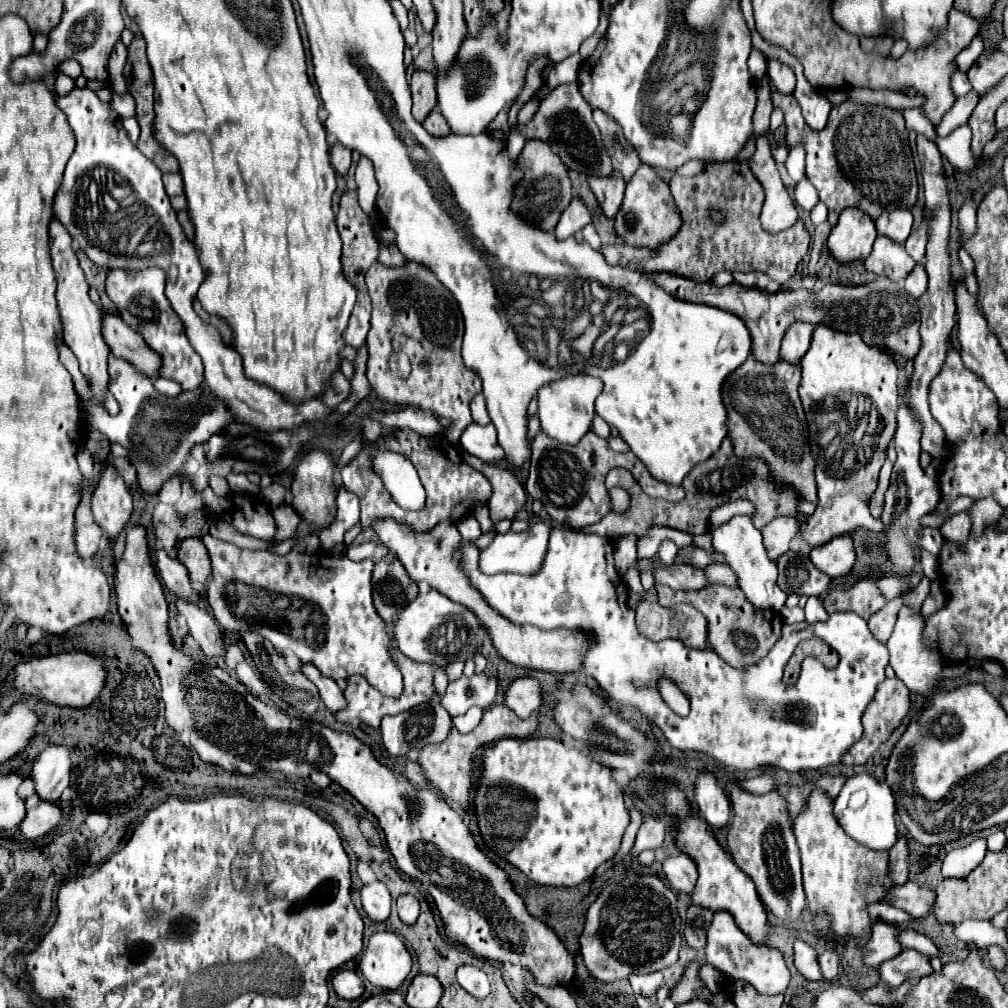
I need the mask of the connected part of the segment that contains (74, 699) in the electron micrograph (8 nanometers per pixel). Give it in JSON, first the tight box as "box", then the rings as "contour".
{"box":[13,651,107,709],"contour":[[[69,651],[61,655],[33,657],[27,663],[19,663],[15,667],[15,673],[17,679],[13,685],[21,695],[39,697],[57,705],[67,705],[77,709],[89,707],[103,691],[107,679],[107,669],[103,665],[103,659],[87,651]]]}

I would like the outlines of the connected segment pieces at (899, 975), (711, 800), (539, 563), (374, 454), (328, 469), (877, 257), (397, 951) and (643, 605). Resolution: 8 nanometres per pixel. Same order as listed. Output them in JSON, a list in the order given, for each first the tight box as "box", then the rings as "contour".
[{"box":[877,949,931,991],"contour":[[[903,949],[899,955],[883,961],[877,967],[881,979],[895,991],[909,979],[921,979],[925,975],[931,975],[931,963],[929,957],[913,951],[913,949]]]},{"box":[695,773,731,829],"contour":[[[711,773],[699,775],[695,783],[695,801],[699,807],[701,817],[715,829],[721,829],[729,823],[731,815],[731,803],[723,789],[715,783],[715,777]]]},{"box":[479,521,551,575],"contour":[[[543,521],[531,525],[523,533],[513,533],[513,531],[507,531],[505,535],[497,533],[493,543],[481,551],[479,567],[487,575],[505,573],[505,571],[521,573],[521,575],[535,575],[535,571],[539,571],[539,567],[543,567],[543,555],[547,555],[549,535],[551,535],[551,523],[543,523]]]},{"box":[371,447,425,511],"contour":[[[371,447],[371,469],[383,481],[393,501],[405,511],[421,511],[425,507],[425,487],[415,471],[415,465],[395,451]]]},{"box":[293,449,337,531],"contour":[[[311,449],[295,467],[293,483],[293,509],[299,513],[303,521],[313,525],[317,531],[329,527],[335,521],[335,497],[337,497],[337,483],[335,483],[335,467],[331,463],[331,455],[325,449]]]},{"box":[865,235,915,281],"contour":[[[879,235],[875,239],[871,255],[865,259],[865,269],[875,275],[889,277],[891,281],[901,281],[915,267],[915,261],[909,257],[903,245]]]},{"box":[359,933,411,991],"contour":[[[373,933],[359,961],[363,977],[387,991],[395,991],[403,985],[411,965],[411,953],[397,933]]]},{"box":[637,599,709,649],"contour":[[[645,599],[637,605],[637,629],[651,641],[679,639],[691,649],[709,649],[707,619],[691,605],[665,609],[657,601]]]}]

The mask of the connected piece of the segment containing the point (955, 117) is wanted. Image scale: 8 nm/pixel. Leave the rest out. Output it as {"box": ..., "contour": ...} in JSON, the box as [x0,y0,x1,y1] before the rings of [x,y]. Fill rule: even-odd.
{"box":[937,93,979,137],"contour":[[[969,93],[965,97],[959,97],[955,101],[955,105],[951,107],[951,111],[947,111],[945,117],[943,117],[943,121],[937,125],[937,135],[945,137],[953,129],[957,129],[959,125],[967,123],[967,119],[969,119],[969,115],[971,115],[971,111],[975,109],[977,103],[979,103],[979,95],[977,93]]]}

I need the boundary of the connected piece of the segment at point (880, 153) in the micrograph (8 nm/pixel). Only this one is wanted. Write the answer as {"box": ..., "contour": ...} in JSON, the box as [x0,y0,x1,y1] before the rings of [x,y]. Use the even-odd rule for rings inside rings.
{"box":[769,79,917,225],"contour":[[[769,79],[773,107],[783,111],[785,117],[785,142],[790,147],[800,144],[807,153],[807,177],[817,189],[819,199],[829,209],[829,223],[835,225],[839,213],[845,207],[859,205],[865,211],[873,211],[871,219],[877,219],[883,211],[913,209],[917,201],[917,173],[905,119],[899,111],[879,105],[841,103],[831,109],[829,121],[823,131],[813,131],[801,113],[793,95],[779,95]],[[855,179],[875,181],[875,185],[855,185]]]}

